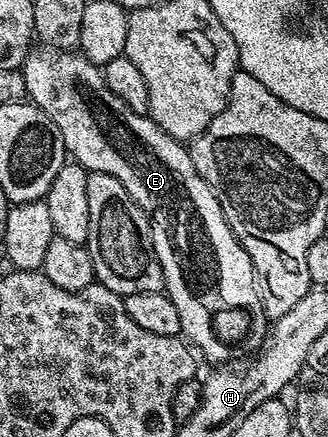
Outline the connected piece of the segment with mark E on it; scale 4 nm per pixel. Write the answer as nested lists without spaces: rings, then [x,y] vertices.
[[[30,48],[20,66],[28,100],[53,120],[72,160],[90,173],[115,175],[131,199],[149,214],[155,255],[165,276],[164,292],[179,311],[184,340],[221,361],[225,349],[217,342],[217,309],[253,309],[245,317],[245,337],[264,342],[267,321],[265,325],[265,313],[257,309],[261,301],[263,305],[257,272],[231,231],[215,191],[195,171],[188,148],[163,132],[152,117],[131,111],[105,86],[102,66],[92,65],[84,53],[37,48]]]

